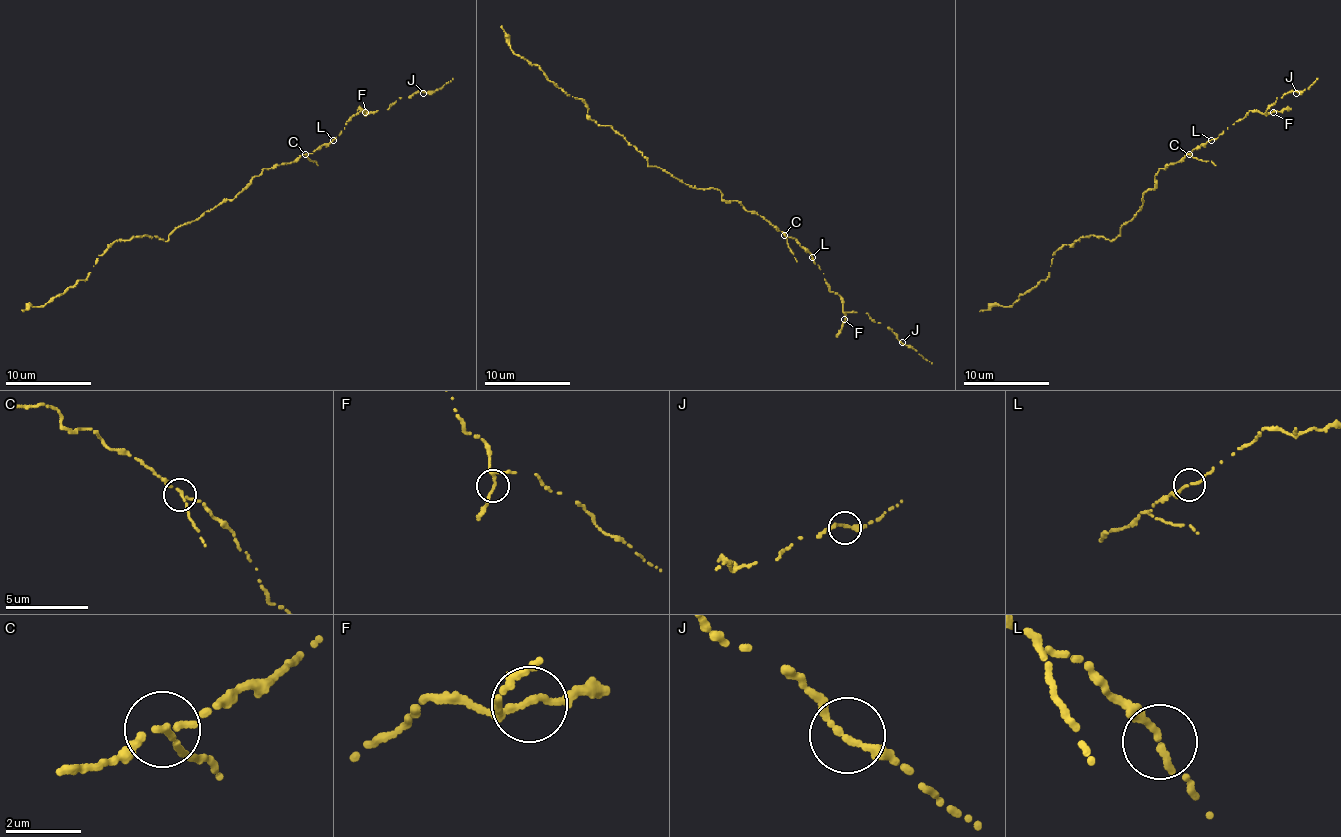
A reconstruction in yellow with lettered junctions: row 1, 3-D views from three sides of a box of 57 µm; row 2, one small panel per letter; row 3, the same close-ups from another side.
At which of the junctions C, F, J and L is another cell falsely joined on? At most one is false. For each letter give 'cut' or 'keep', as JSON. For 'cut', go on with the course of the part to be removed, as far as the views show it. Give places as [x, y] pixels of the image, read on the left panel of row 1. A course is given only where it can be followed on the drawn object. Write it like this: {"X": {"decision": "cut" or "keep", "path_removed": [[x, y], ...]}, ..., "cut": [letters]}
{"C": {"decision": "keep"}, "F": {"decision": "keep"}, "J": {"decision": "keep"}, "L": {"decision": "keep"}, "cut": []}

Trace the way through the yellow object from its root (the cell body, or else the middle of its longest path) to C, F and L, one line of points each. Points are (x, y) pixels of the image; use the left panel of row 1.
C: (239, 193), (264, 168), (290, 163), (305, 155)
F: (239, 193), (264, 168), (290, 163), (301, 155), (329, 144), (339, 136), (352, 116), (365, 112)
L: (239, 193), (264, 168), (290, 163), (333, 140)

